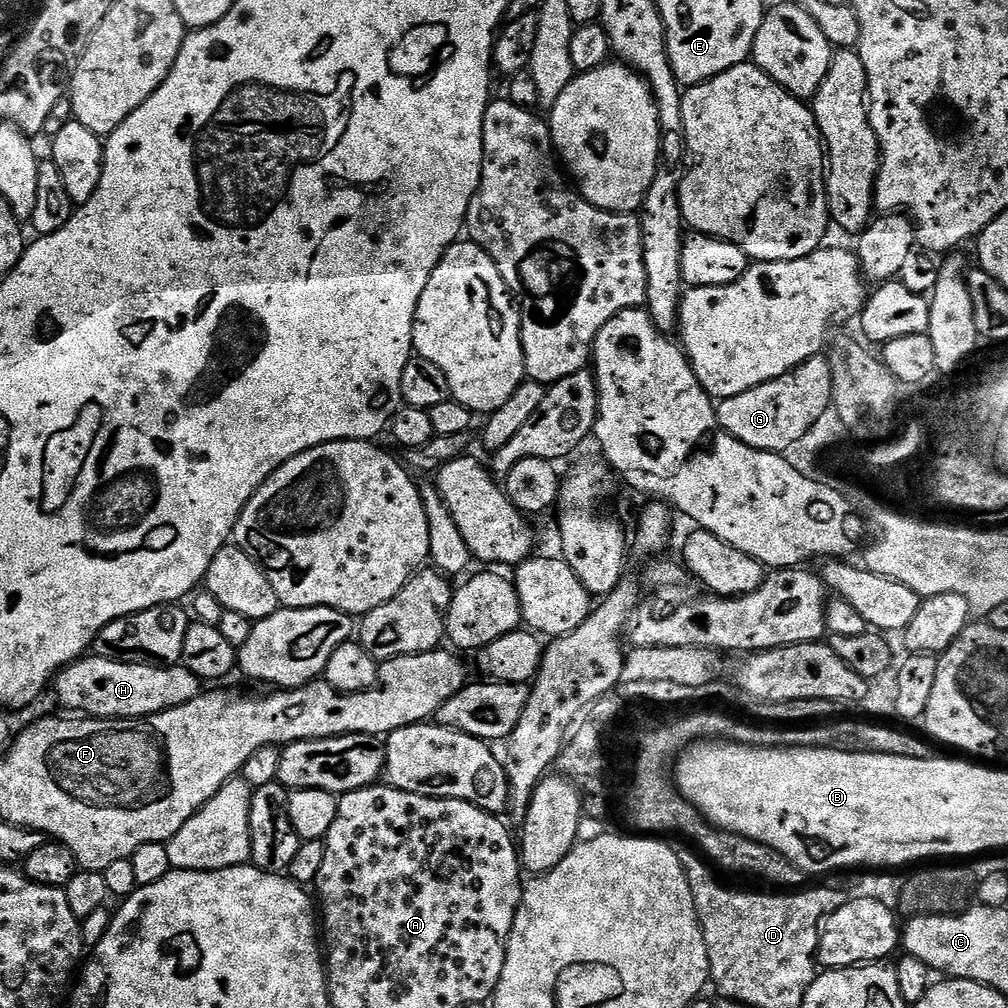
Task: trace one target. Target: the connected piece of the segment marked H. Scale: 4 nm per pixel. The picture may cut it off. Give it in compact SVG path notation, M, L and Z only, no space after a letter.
M95 654L85 655L74 664L69 664L55 677L54 692L60 699L64 708L69 708L69 713L76 714L81 708L83 715L88 718L101 720L139 720L141 716L153 716L159 712L170 710L174 706L182 706L194 698L198 698L202 691L202 682L185 668L183 663L165 666L162 664L127 664L114 662Z

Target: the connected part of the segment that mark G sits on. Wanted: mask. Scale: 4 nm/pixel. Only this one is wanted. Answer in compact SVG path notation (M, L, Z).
M827 355L812 356L806 362L799 364L794 370L782 374L782 378L774 378L762 386L754 386L742 394L734 394L734 398L726 398L716 404L718 422L736 440L741 440L746 446L757 448L763 452L778 452L783 454L788 446L802 438L814 422L818 421L823 412L833 407L832 402L832 362Z

